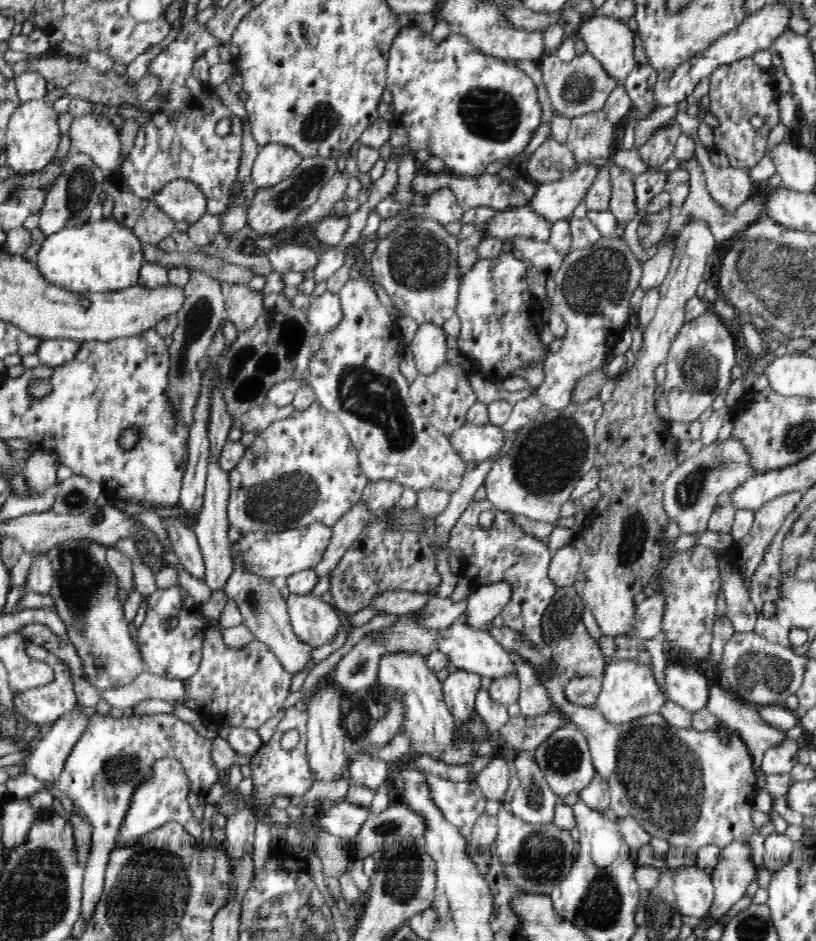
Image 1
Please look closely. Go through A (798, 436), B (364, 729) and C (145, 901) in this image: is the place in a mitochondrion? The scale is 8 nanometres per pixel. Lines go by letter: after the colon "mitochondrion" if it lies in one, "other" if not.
A: mitochondrion
B: other
C: mitochondrion

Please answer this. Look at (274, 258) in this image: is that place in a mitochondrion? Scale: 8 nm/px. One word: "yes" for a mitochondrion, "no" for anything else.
no

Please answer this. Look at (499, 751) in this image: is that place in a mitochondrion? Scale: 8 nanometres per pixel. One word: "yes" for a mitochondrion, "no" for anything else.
no

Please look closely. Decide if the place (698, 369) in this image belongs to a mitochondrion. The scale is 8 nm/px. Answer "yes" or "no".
yes

